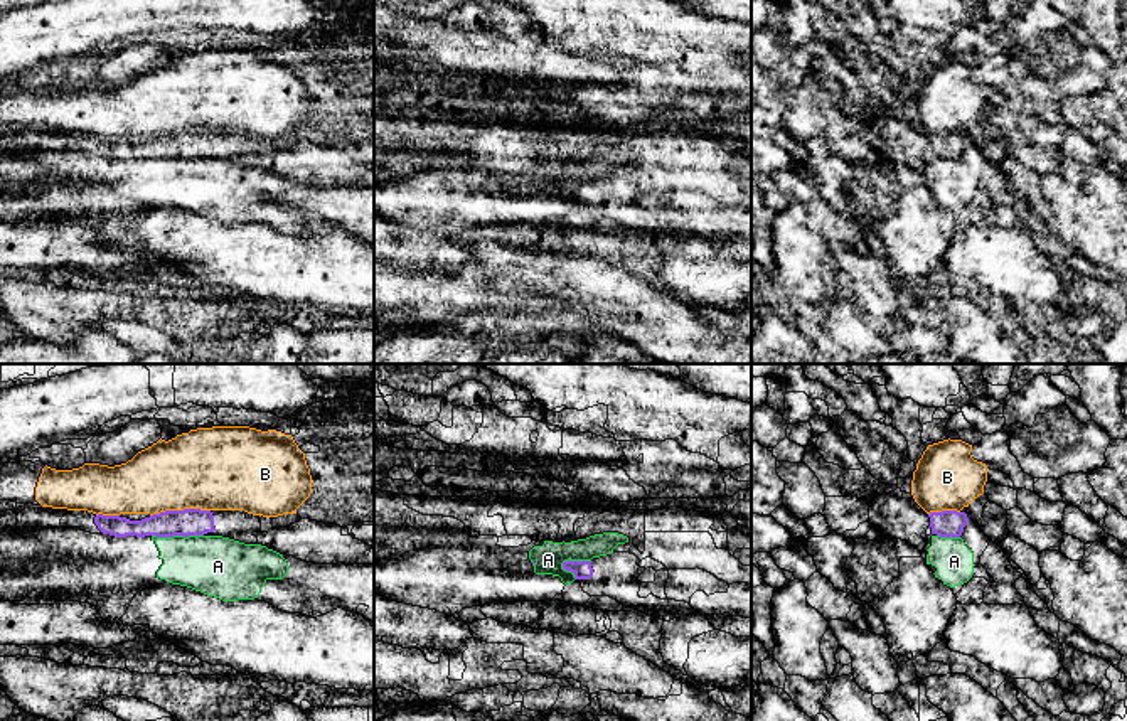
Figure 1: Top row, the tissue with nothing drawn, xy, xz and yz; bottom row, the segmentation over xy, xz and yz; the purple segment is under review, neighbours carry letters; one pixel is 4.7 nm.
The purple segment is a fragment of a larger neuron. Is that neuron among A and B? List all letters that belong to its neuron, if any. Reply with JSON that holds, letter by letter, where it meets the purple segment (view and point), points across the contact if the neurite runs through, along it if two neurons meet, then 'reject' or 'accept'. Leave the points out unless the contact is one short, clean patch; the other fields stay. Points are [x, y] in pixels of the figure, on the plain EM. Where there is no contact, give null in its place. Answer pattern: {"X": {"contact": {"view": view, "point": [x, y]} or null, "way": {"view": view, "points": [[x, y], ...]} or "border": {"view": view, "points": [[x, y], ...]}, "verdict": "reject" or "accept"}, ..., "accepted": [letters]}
{"A": {"contact": {"view": "xy", "point": [177, 157]}, "border": {"view": "xy", "points": [[152, 157], [202, 159]]}, "verdict": "reject"}, "B": {"contact": {"view": "xy", "point": [179, 133]}, "verdict": "reject"}, "accepted": []}

